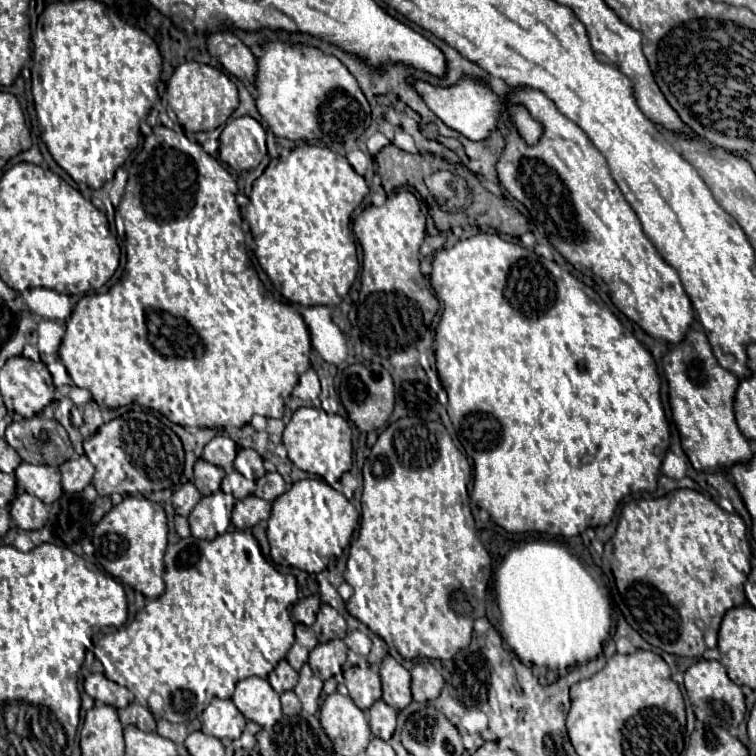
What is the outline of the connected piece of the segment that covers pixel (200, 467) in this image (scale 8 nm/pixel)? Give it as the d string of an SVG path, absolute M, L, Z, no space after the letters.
M198 460L194 466L194 484L202 496L210 496L220 490L220 482L226 476L226 472L214 464L208 464L206 460Z

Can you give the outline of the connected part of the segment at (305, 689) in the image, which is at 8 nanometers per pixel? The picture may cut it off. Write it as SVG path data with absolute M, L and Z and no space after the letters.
M308 664L302 666L302 670L300 670L300 680L298 680L294 692L296 692L296 696L300 698L302 708L304 708L308 714L314 714L314 712L318 710L320 696L322 696L322 680L312 674L312 670L310 670Z

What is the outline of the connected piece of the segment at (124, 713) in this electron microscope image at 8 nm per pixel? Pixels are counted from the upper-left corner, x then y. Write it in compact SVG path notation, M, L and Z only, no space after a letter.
M131 703L126 708L119 709L118 716L123 726L138 726L140 730L146 730L146 732L156 730L156 718L152 716L152 712L137 703Z

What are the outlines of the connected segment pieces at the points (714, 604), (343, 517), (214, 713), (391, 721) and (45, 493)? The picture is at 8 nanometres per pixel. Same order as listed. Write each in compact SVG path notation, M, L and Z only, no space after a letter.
M678 488L658 500L628 502L616 534L604 546L604 556L610 560L616 588L630 610L628 624L648 644L668 654L700 658L704 650L717 646L724 612L746 604L744 584L752 569L746 524L738 514L724 512L712 498L696 490Z
M308 478L292 484L284 496L278 496L272 502L272 514L268 518L268 542L270 556L280 566L292 566L308 574L316 574L328 568L328 564L344 552L350 544L359 524L360 514L324 480Z
M214 698L208 704L208 708L202 712L202 732L206 736L236 740L240 738L244 724L246 724L246 718L234 706L232 700Z
M378 700L370 710L370 730L382 740L390 740L396 730L396 710L390 708L384 700Z
M22 462L16 468L16 484L32 494L38 496L44 504L52 504L62 496L62 484L60 484L60 470L56 466L34 466L28 462Z

